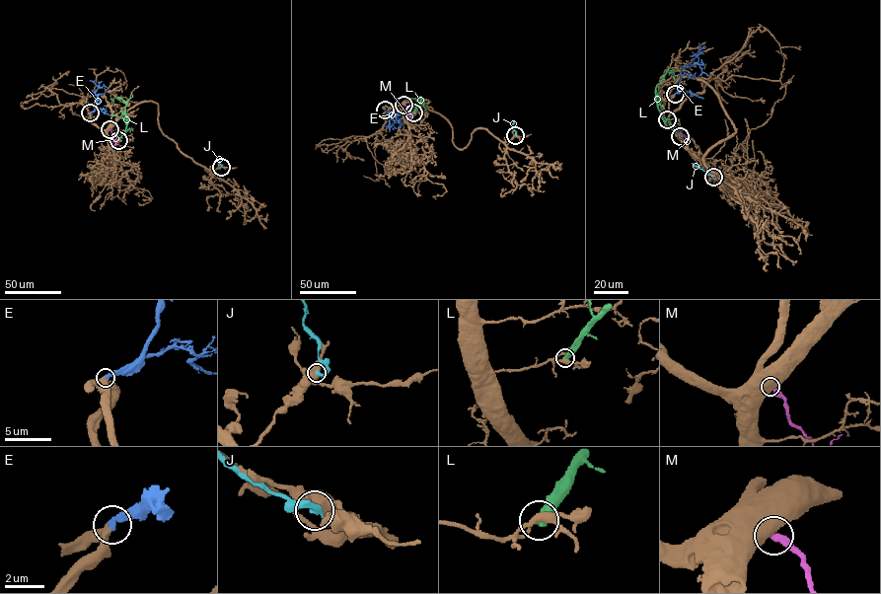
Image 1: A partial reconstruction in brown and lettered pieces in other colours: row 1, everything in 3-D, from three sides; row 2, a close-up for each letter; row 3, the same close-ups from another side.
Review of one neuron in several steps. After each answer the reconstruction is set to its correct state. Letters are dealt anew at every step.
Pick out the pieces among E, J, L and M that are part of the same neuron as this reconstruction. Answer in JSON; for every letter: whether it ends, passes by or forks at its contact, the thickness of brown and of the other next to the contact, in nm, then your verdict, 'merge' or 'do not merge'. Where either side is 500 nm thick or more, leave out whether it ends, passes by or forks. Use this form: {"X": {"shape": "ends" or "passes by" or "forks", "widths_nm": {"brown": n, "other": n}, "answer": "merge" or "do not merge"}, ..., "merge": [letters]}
{"E": {"shape": "ends", "widths_nm": {"brown": 480, "other": 320}, "answer": "merge"}, "J": {"widths_nm": {"brown": 500, "other": 320}, "answer": "do not merge"}, "L": {"widths_nm": {"brown": 260, "other": 500}, "answer": "do not merge"}, "M": {"widths_nm": {"brown": 750, "other": 360}, "answer": "do not merge"}, "merge": ["E"]}

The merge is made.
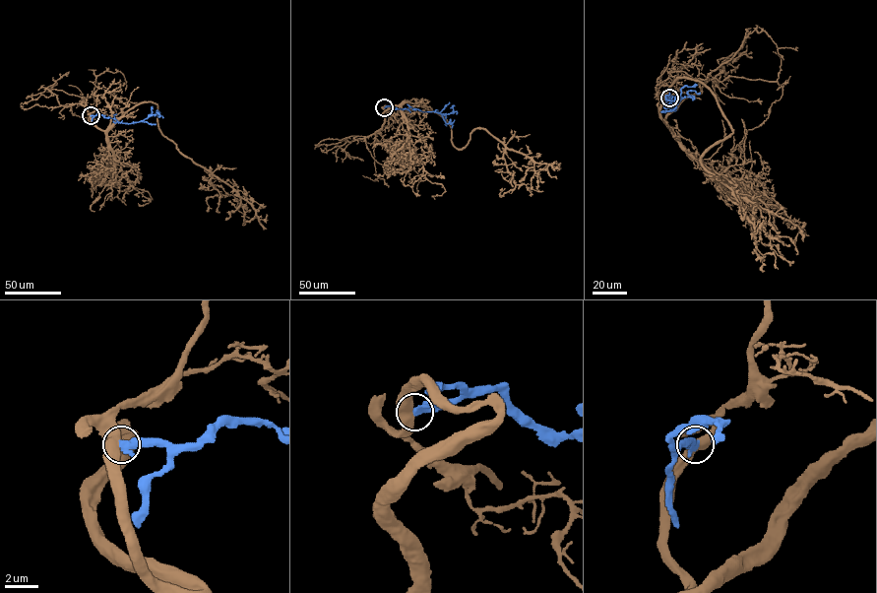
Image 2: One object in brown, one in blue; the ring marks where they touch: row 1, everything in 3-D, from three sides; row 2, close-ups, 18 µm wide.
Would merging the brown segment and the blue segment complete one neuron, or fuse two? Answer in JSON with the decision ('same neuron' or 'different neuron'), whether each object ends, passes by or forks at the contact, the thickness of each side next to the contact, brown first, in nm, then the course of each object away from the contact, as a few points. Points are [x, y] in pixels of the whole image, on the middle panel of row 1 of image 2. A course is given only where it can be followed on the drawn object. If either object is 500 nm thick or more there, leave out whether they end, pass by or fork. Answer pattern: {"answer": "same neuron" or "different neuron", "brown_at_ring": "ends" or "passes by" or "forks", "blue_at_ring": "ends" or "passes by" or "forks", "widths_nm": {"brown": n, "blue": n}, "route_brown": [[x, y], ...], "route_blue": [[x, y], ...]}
{"answer": "different neuron", "widths_nm": {"brown": 550, "blue": 480}, "route_brown": [[384, 107], [409, 102], [439, 113], [458, 149], [484, 128], [509, 149], [548, 164], [556, 178]], "route_blue": [[384, 107], [411, 107], [422, 111], [436, 111], [447, 123], [450, 119], [452, 128]]}

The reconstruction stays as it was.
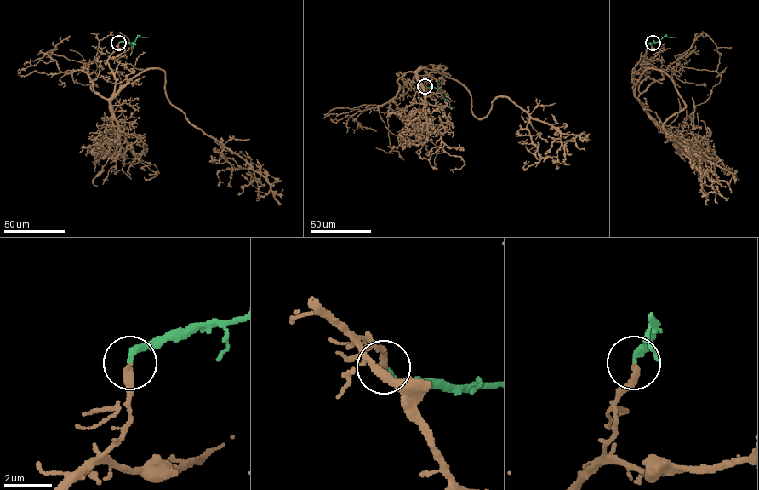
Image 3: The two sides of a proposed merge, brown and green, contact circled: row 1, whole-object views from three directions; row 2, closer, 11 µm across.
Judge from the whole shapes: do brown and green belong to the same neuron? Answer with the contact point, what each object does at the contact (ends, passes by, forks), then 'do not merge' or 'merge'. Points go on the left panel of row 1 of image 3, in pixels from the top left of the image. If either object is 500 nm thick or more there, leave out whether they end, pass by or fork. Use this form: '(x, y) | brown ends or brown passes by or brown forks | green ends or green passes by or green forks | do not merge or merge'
(118, 43) | brown ends | green ends | merge

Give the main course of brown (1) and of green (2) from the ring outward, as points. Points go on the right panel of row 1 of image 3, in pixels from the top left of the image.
1: (653, 43), (632, 78), (633, 95), (647, 68), (672, 80), (685, 107), (663, 129), (685, 148), (717, 203)
2: (653, 43), (664, 36), (674, 37)

